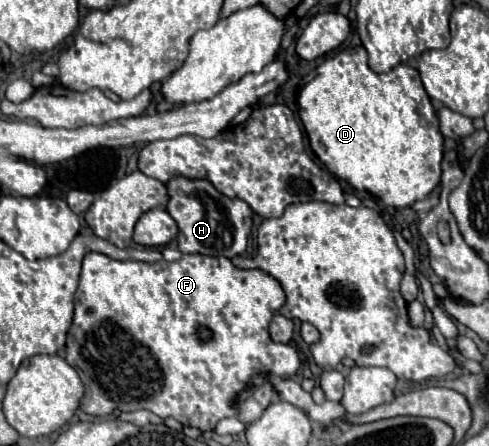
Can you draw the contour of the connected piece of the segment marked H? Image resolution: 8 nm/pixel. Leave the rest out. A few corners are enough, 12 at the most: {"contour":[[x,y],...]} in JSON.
{"contour":[[207,180],[167,182],[183,254],[233,258],[253,212]]}

